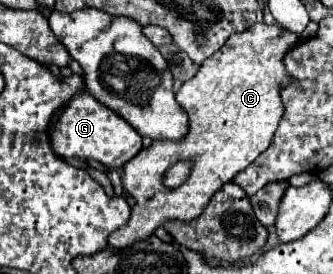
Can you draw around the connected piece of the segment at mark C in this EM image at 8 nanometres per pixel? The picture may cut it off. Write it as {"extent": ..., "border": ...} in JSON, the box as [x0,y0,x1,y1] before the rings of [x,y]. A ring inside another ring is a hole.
{"extent":[108,23,298,249],"border":[[[258,23],[244,33],[232,35],[220,47],[220,51],[216,51],[214,57],[206,59],[206,63],[200,65],[196,77],[192,77],[180,87],[180,91],[176,93],[176,101],[184,107],[188,115],[188,135],[182,141],[154,141],[150,147],[144,147],[134,159],[130,159],[122,167],[122,173],[120,173],[122,187],[130,197],[134,197],[136,205],[132,207],[132,215],[128,223],[122,229],[110,233],[108,237],[110,249],[130,247],[130,243],[150,237],[158,227],[166,223],[166,219],[182,219],[182,221],[196,219],[206,209],[206,203],[210,203],[214,193],[224,183],[230,183],[238,171],[244,171],[260,153],[268,149],[272,135],[278,127],[278,121],[284,113],[284,105],[278,91],[282,85],[290,83],[290,77],[284,71],[282,57],[286,55],[286,51],[290,51],[296,45],[296,41],[298,41],[298,35],[284,31],[276,23],[272,25]],[[178,161],[192,163],[190,175],[180,187],[170,189],[164,185],[164,177],[166,177],[166,171]]]}

